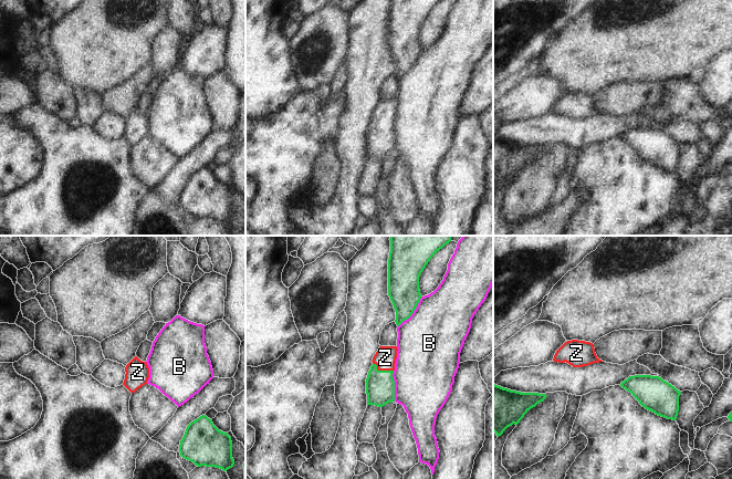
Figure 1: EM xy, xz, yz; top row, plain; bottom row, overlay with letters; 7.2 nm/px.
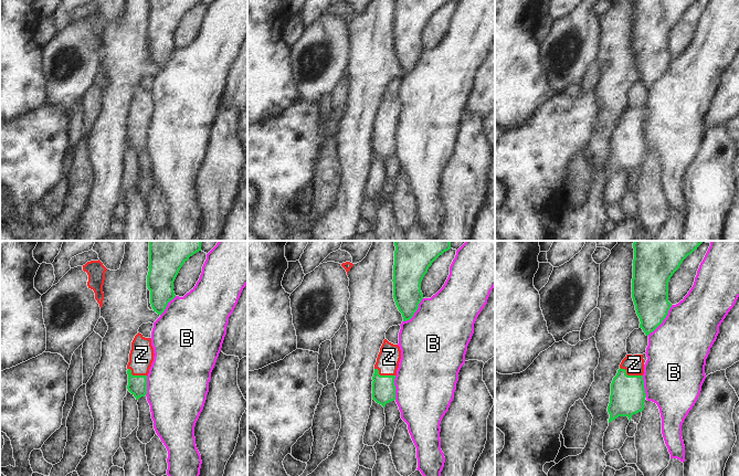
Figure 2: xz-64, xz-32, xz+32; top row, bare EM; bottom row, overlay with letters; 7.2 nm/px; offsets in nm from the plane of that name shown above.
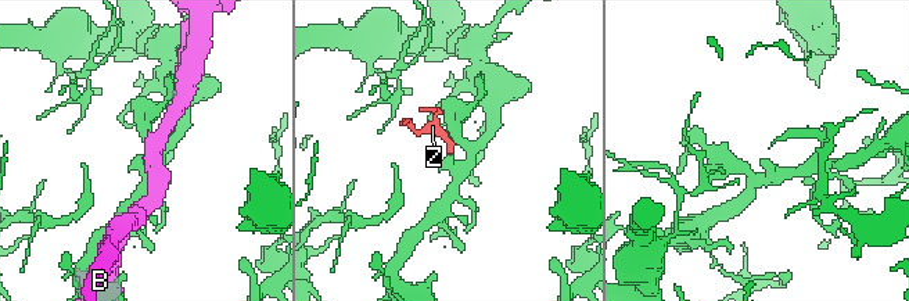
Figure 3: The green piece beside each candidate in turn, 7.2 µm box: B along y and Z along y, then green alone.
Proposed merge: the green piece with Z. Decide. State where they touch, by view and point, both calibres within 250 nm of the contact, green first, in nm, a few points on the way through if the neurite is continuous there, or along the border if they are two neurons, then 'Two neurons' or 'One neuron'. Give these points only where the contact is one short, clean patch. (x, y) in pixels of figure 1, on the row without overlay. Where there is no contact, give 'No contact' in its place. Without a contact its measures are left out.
Touches green at xz (382, 123). Thickness 200 nm (green) against 160 nm. Path across: xz (379, 136), (382, 123), (385, 110). One neuron.

